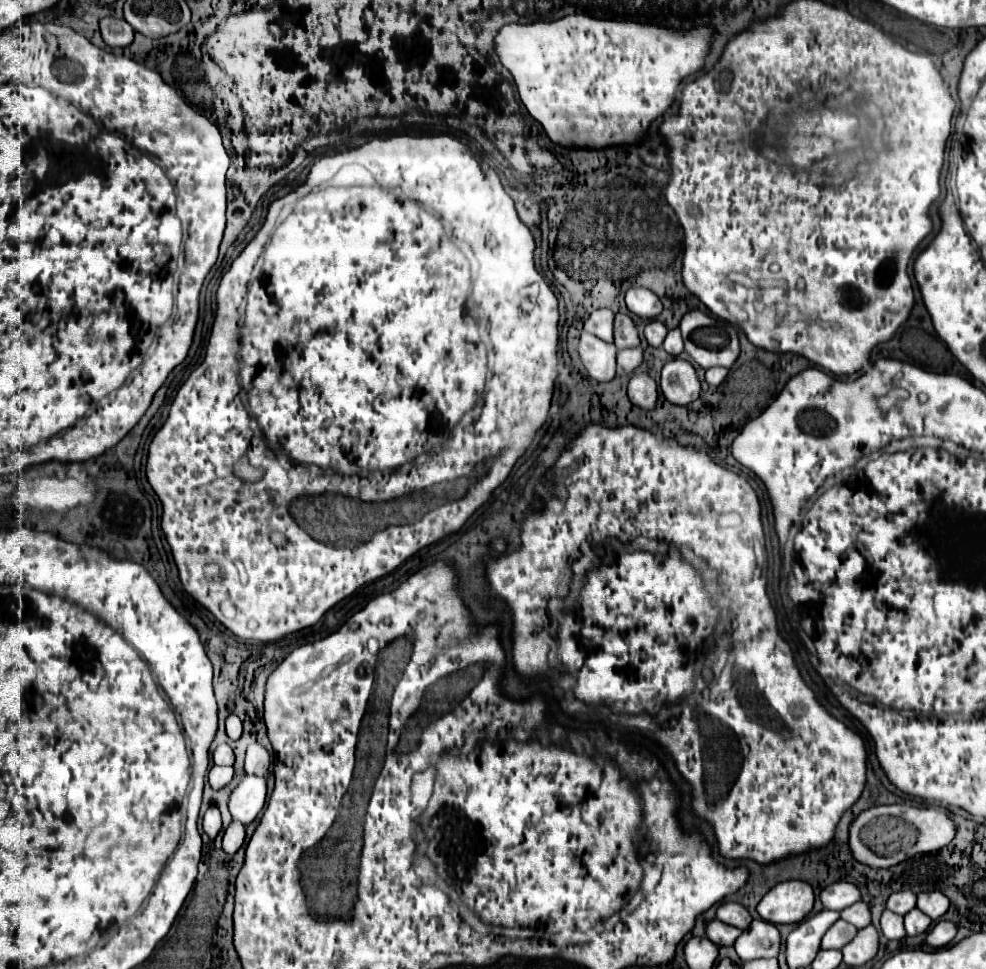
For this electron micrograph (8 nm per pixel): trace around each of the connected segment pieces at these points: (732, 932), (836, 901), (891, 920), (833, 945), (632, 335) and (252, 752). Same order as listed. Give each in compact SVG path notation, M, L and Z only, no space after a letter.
M711 920L705 928L705 936L709 940L713 940L713 944L717 944L717 946L731 946L739 934L741 934L739 928L721 924L719 920Z
M835 882L835 884L827 886L825 890L821 890L819 898L821 898L823 908L827 908L827 910L843 910L843 908L855 904L861 898L861 894L849 882Z
M885 910L881 916L881 932L887 940L901 940L905 936L903 918L891 910Z
M837 920L823 936L821 940L821 948L823 950L839 950L843 948L845 942L851 942L853 936L857 934L857 928L853 928L851 924L847 924L845 920Z
M615 314L615 346L633 348L639 346L639 334L629 314Z
M259 742L249 744L247 756L245 756L245 772L247 774L265 776L267 768L269 768L269 762L271 762L271 756L269 756L269 752Z

